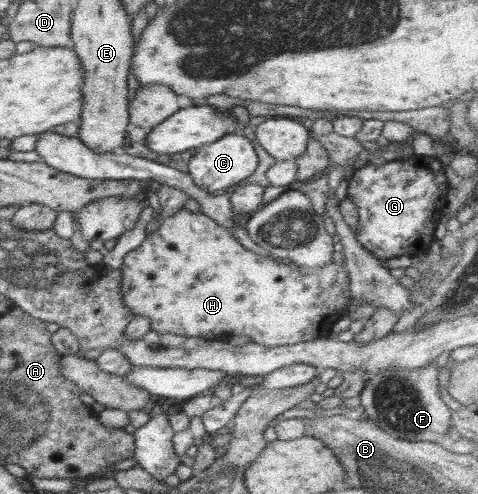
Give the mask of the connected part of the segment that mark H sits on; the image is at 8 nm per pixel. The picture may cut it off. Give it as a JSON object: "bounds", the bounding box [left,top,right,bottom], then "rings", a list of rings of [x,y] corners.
{"bounds":[121,209,351,347],"rings":[[[188,209],[179,210],[174,216],[165,217],[161,220],[161,226],[155,235],[150,235],[141,246],[131,251],[123,258],[121,271],[121,292],[123,292],[123,302],[129,306],[134,316],[145,316],[149,318],[151,331],[162,334],[174,333],[179,337],[196,337],[204,340],[227,340],[232,336],[247,336],[254,344],[265,347],[281,347],[286,345],[308,342],[311,340],[330,338],[330,332],[334,322],[343,317],[345,304],[351,298],[350,277],[344,263],[331,262],[327,266],[320,268],[305,268],[292,264],[284,264],[281,259],[272,260],[261,254],[251,252],[243,247],[230,233],[228,228],[220,226],[215,220],[208,218],[201,212],[193,214]]]}

